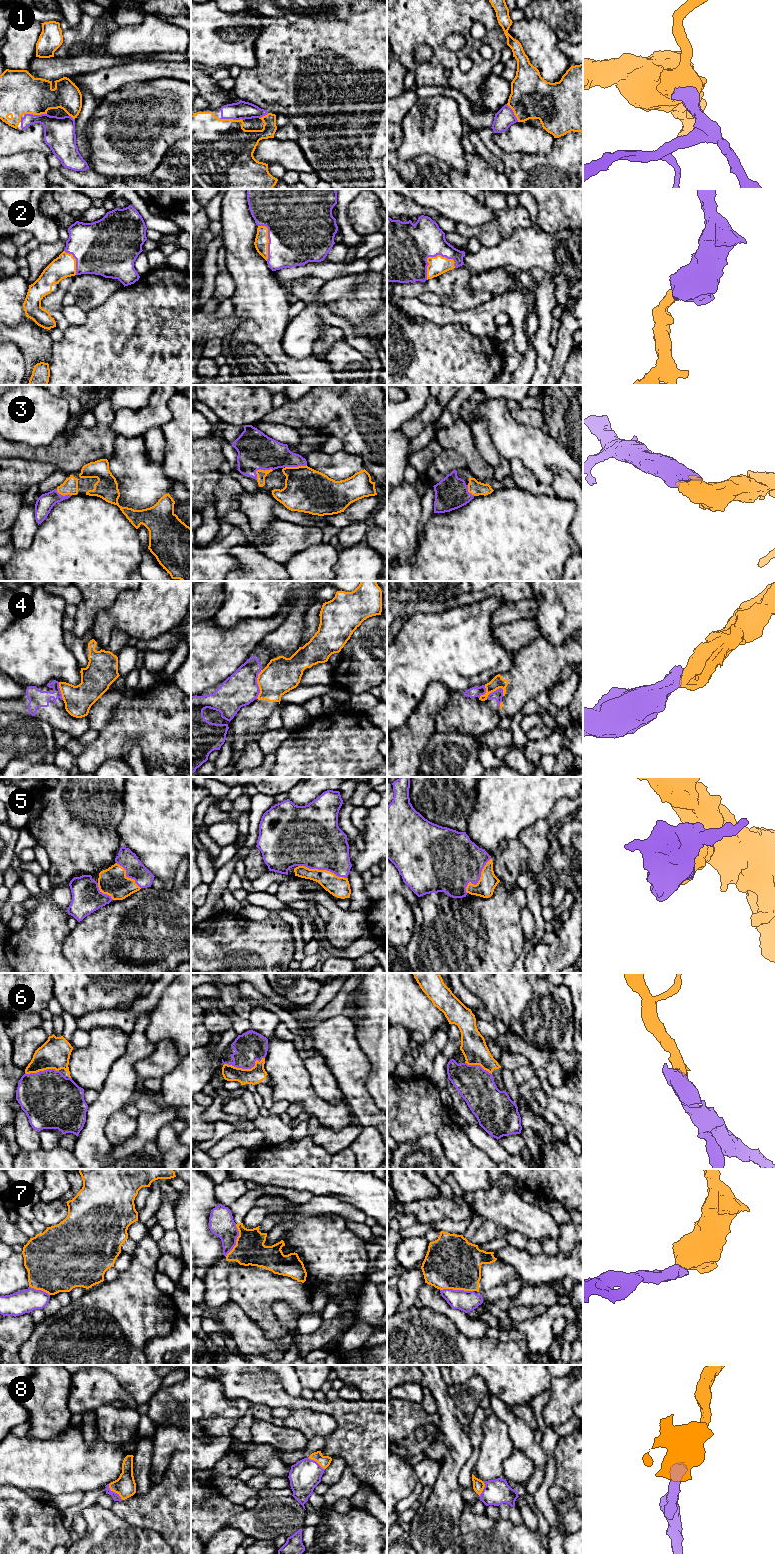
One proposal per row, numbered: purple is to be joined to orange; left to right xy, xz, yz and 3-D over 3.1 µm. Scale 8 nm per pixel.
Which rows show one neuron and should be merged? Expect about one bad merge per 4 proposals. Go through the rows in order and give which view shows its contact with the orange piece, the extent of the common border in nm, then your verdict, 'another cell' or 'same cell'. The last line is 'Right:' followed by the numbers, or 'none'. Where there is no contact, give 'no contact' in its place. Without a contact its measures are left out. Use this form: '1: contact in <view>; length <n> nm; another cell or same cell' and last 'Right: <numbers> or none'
1: contact in xy; length 180 nm; same cell
2: contact in yz; length 280 nm; same cell
3: contact in xz; length 160 nm; same cell
4: contact in xz; length 240 nm; another cell
5: contact in xz; length 400 nm; same cell
6: contact in xz; length 340 nm; same cell
7: contact in yz; length 280 nm; another cell
8: contact in xy; length 170 nm; same cell
Right: 1, 2, 3, 5, 6, 8

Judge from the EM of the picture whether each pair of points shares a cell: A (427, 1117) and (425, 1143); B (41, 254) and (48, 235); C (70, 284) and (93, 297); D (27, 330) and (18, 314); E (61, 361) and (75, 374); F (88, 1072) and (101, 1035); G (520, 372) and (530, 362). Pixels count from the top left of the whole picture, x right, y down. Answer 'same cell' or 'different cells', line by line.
A: different cells
B: different cells
C: same cell
D: different cells
E: same cell
F: same cell
G: same cell

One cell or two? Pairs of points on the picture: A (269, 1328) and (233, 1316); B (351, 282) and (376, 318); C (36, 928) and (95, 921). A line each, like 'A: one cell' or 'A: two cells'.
A: two cells
B: two cells
C: two cells

